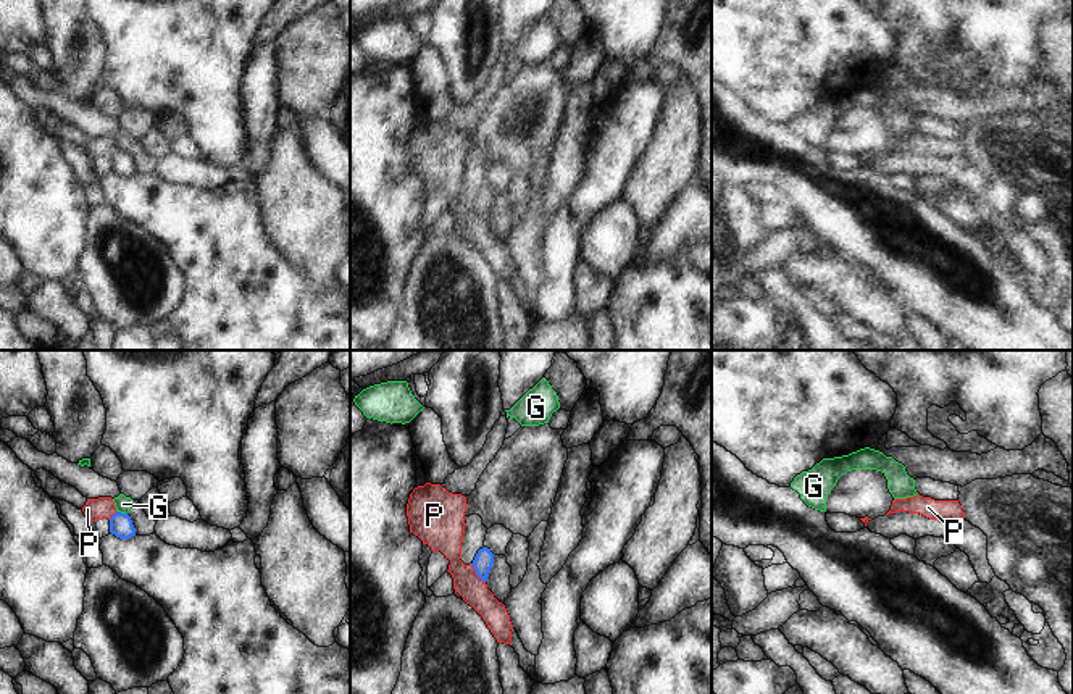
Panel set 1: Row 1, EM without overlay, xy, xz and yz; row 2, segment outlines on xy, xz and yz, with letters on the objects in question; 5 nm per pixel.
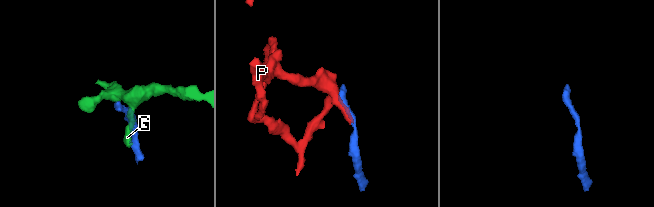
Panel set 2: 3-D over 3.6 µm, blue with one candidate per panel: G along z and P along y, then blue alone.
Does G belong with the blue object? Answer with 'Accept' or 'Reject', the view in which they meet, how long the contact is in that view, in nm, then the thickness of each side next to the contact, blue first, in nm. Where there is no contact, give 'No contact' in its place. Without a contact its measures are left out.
Reject. Touches blue in xy. Shared border 60 nm. Thickness 110 nm (blue) against 90 nm

